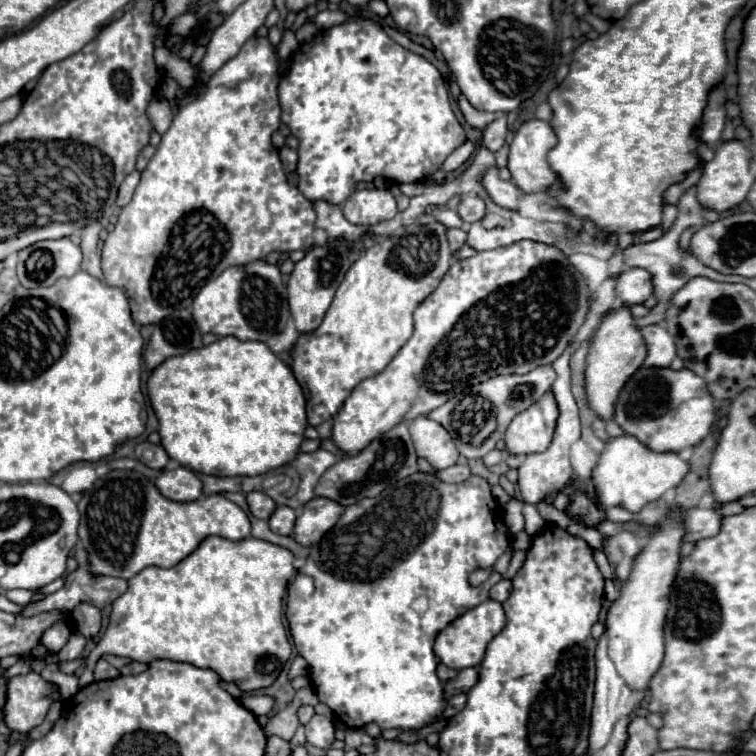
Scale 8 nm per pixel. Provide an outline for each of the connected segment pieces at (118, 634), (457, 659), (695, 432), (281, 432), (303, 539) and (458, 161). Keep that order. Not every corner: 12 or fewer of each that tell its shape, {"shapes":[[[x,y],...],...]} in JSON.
{"shapes":[[[205,538],[113,602],[103,654],[215,670],[243,692],[291,656],[293,554]],[[495,600],[461,614],[435,640],[453,670],[479,666],[505,626]],[[639,368],[615,422],[655,452],[709,434],[713,396],[687,368]],[[225,336],[151,372],[161,446],[209,476],[295,460],[303,390]],[[313,498],[297,514],[293,538],[311,546],[339,520],[341,504]],[[467,140],[443,162],[441,170],[457,170],[473,152]]]}

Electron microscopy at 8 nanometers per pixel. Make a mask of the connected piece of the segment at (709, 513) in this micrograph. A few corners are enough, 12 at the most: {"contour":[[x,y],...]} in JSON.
{"contour":[[691,508],[685,516],[685,542],[717,536],[723,514]]}

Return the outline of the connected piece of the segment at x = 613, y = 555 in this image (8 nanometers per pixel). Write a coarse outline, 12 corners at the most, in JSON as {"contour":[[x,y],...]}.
{"contour":[[627,530],[607,536],[603,552],[619,580],[629,576],[639,538]]}

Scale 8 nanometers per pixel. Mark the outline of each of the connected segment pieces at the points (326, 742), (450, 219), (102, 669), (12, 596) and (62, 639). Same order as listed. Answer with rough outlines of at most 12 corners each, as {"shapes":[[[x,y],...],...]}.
{"shapes":[[[315,714],[305,724],[307,744],[329,750],[333,722]],[[443,210],[437,216],[447,228],[461,228],[463,220],[453,210]],[[97,662],[95,678],[109,680],[117,678],[119,670],[115,670],[107,662]],[[7,590],[11,602],[21,606],[29,604],[35,592],[29,590]],[[53,624],[41,638],[49,652],[59,652],[71,636],[69,624]]]}

